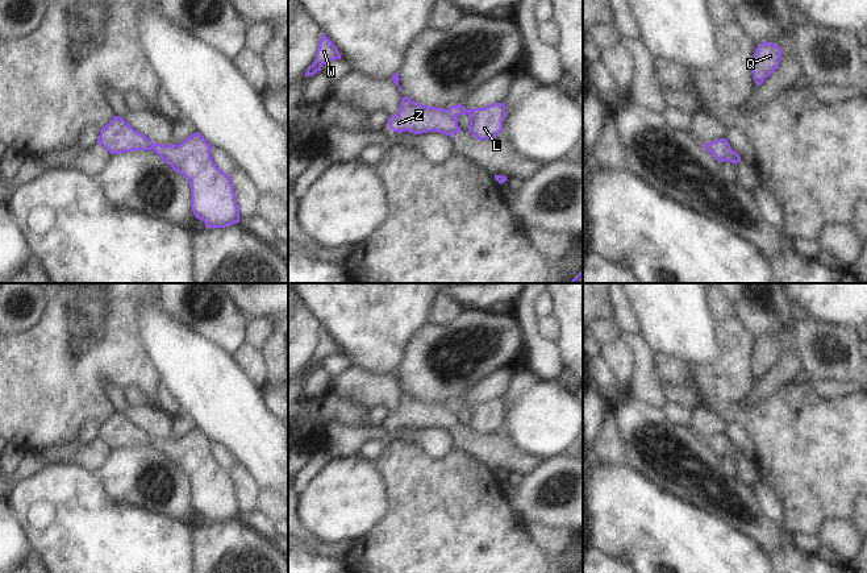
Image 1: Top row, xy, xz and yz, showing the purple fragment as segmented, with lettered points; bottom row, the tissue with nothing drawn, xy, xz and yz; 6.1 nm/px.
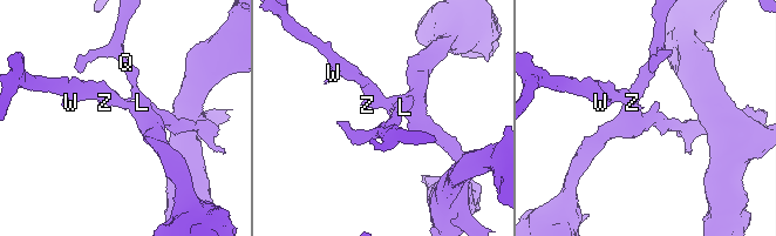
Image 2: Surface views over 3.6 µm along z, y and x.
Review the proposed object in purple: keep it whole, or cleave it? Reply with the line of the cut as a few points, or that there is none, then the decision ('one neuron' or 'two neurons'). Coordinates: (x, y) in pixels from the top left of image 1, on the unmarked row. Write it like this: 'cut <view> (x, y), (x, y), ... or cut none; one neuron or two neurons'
cut xz (446, 405), (454, 412); two neurons

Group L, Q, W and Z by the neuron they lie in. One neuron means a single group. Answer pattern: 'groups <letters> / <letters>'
groups L Q / W Z

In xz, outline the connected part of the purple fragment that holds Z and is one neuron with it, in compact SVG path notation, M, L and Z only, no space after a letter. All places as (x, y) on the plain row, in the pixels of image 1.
M403 391L397 408L389 412L387 420L397 428L439 427L451 432L460 427L458 414L453 412L447 404L421 400L407 391Z

